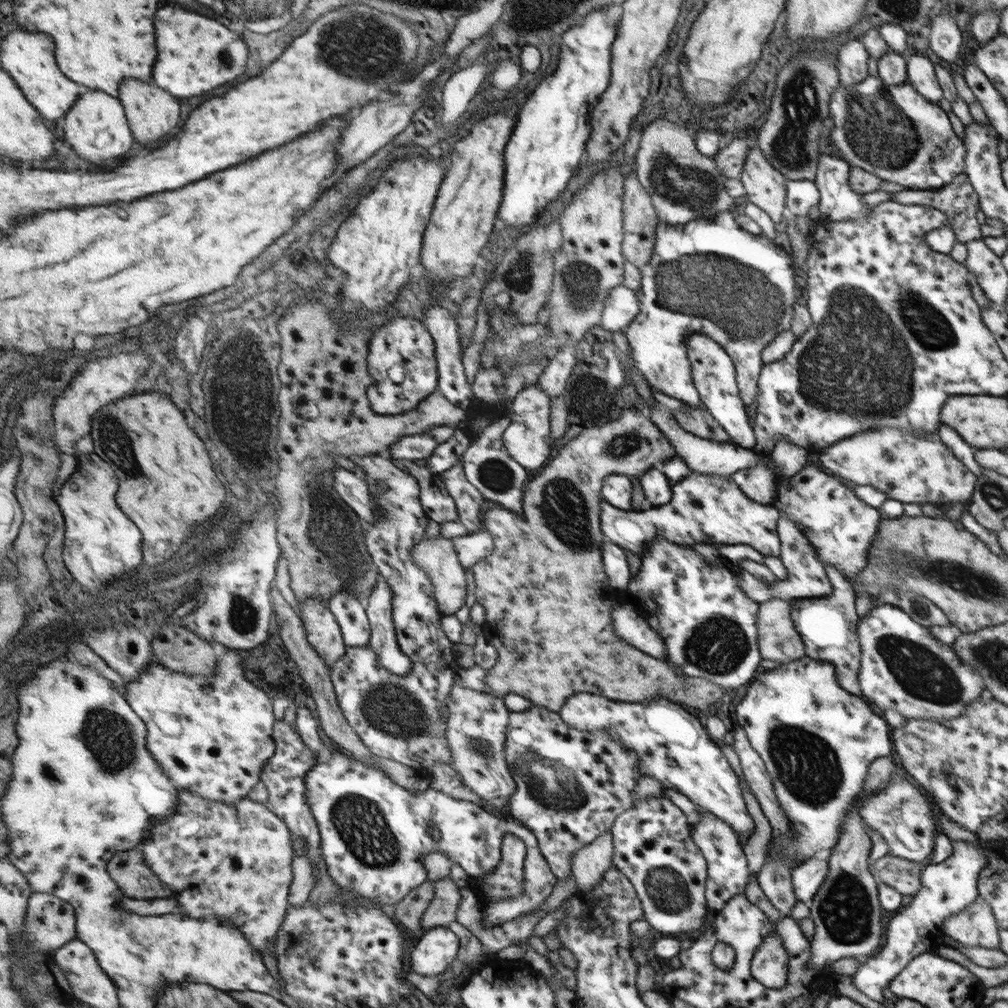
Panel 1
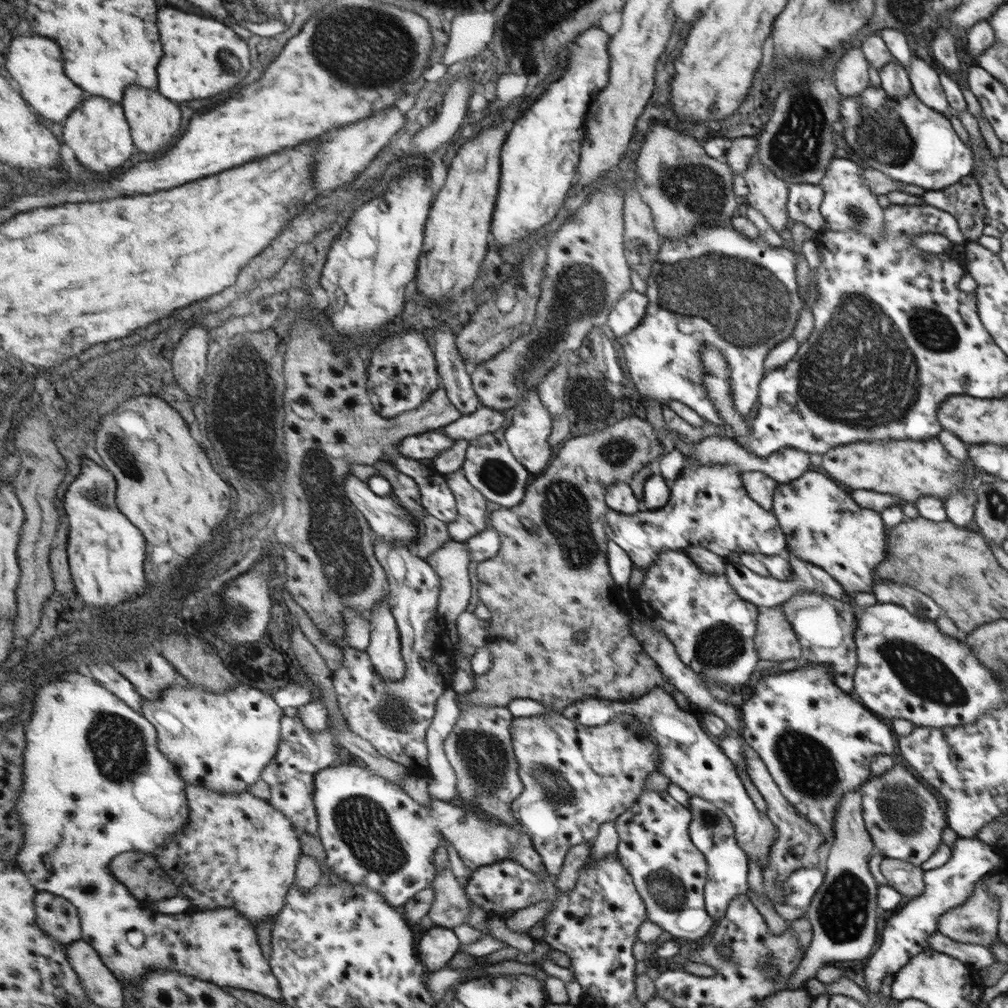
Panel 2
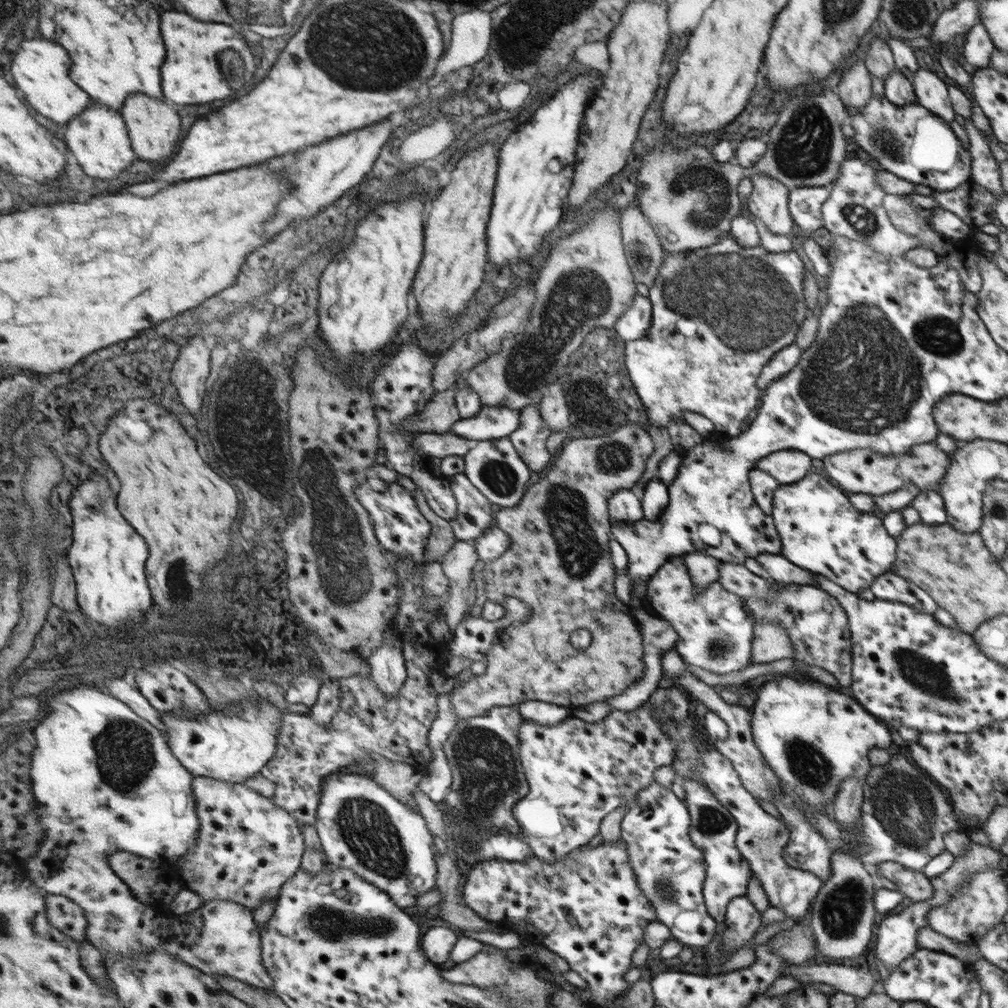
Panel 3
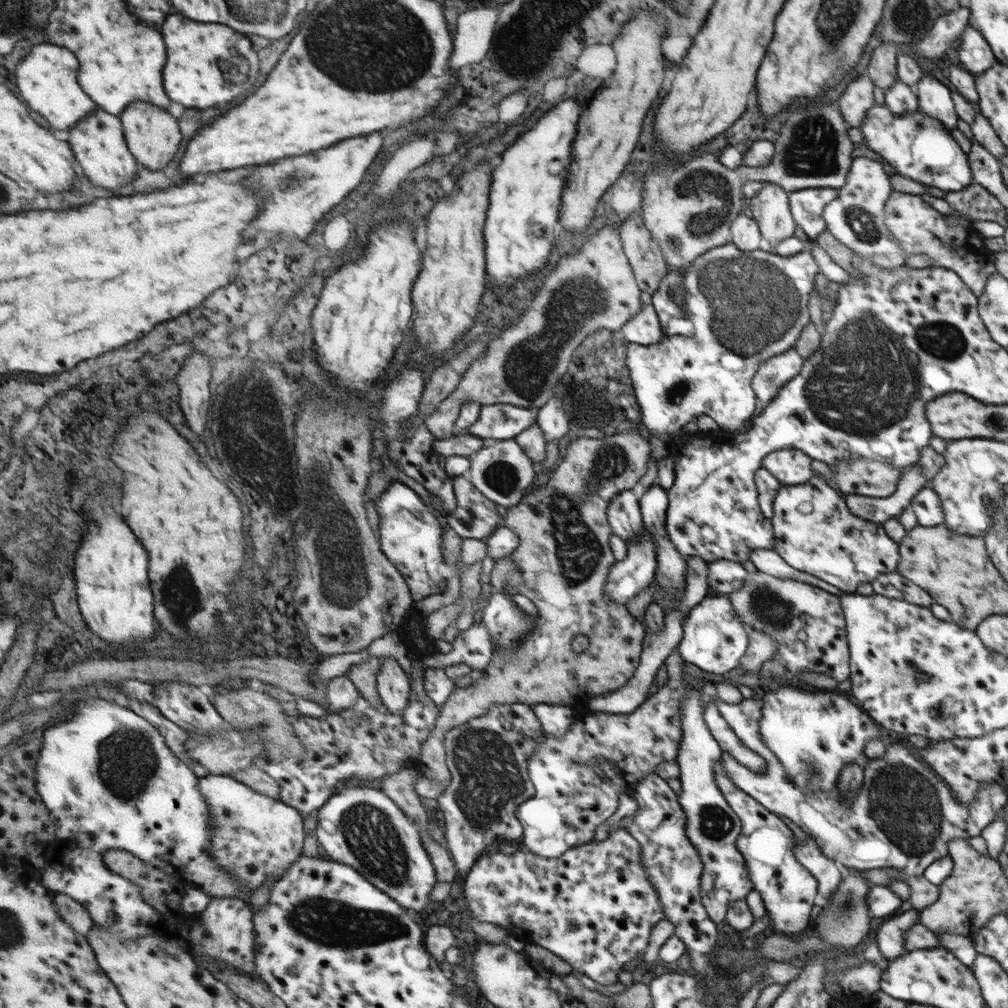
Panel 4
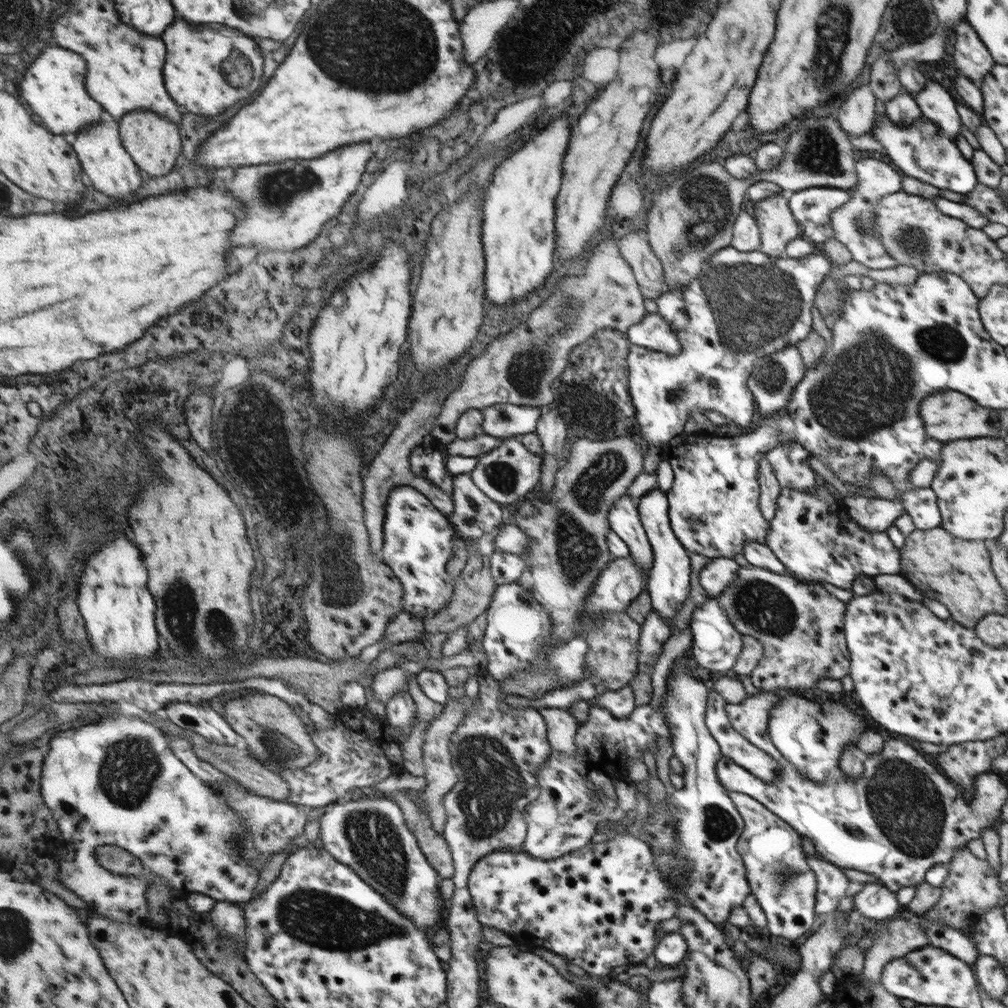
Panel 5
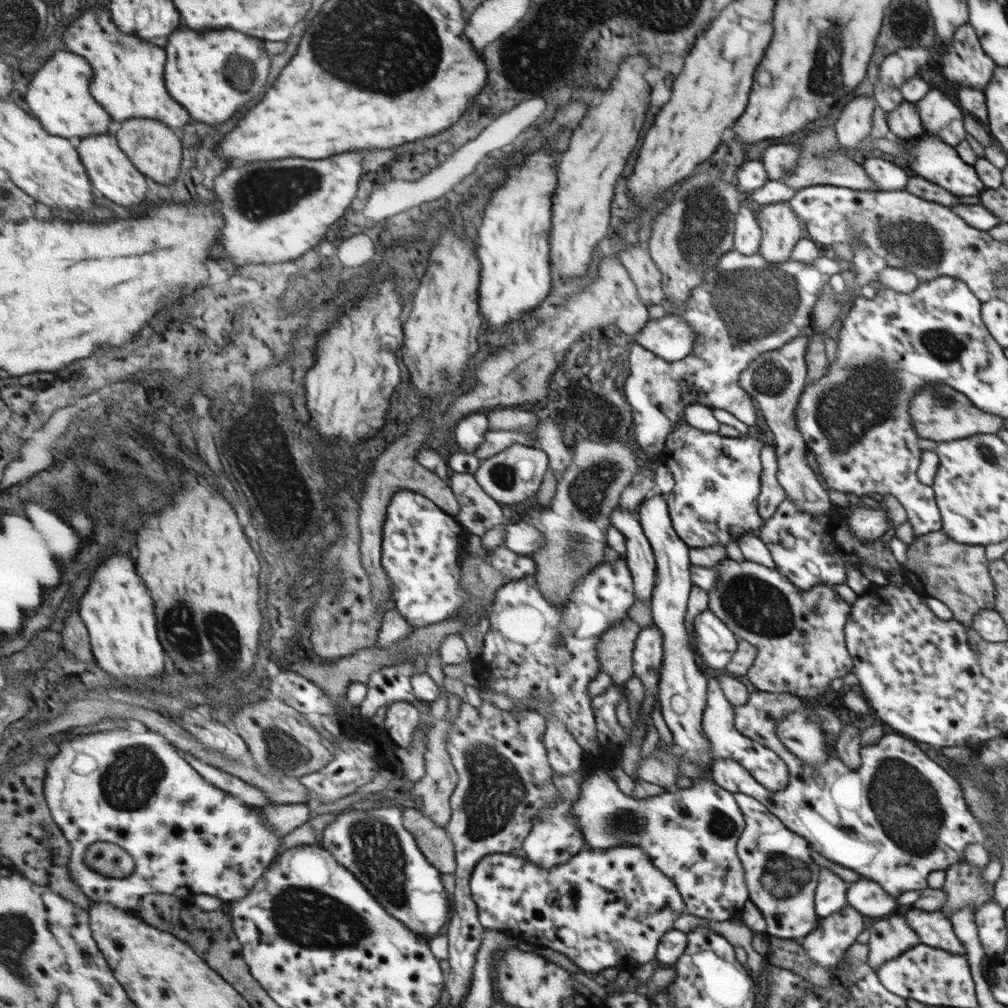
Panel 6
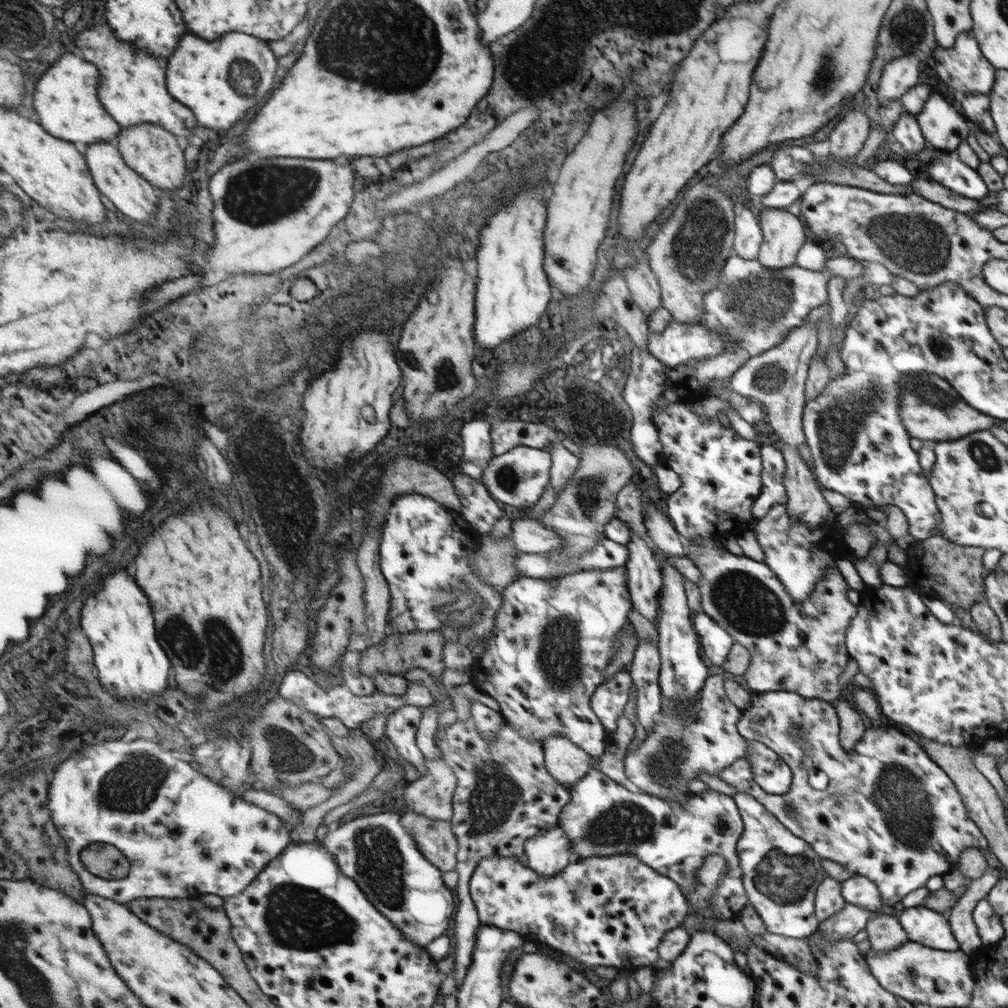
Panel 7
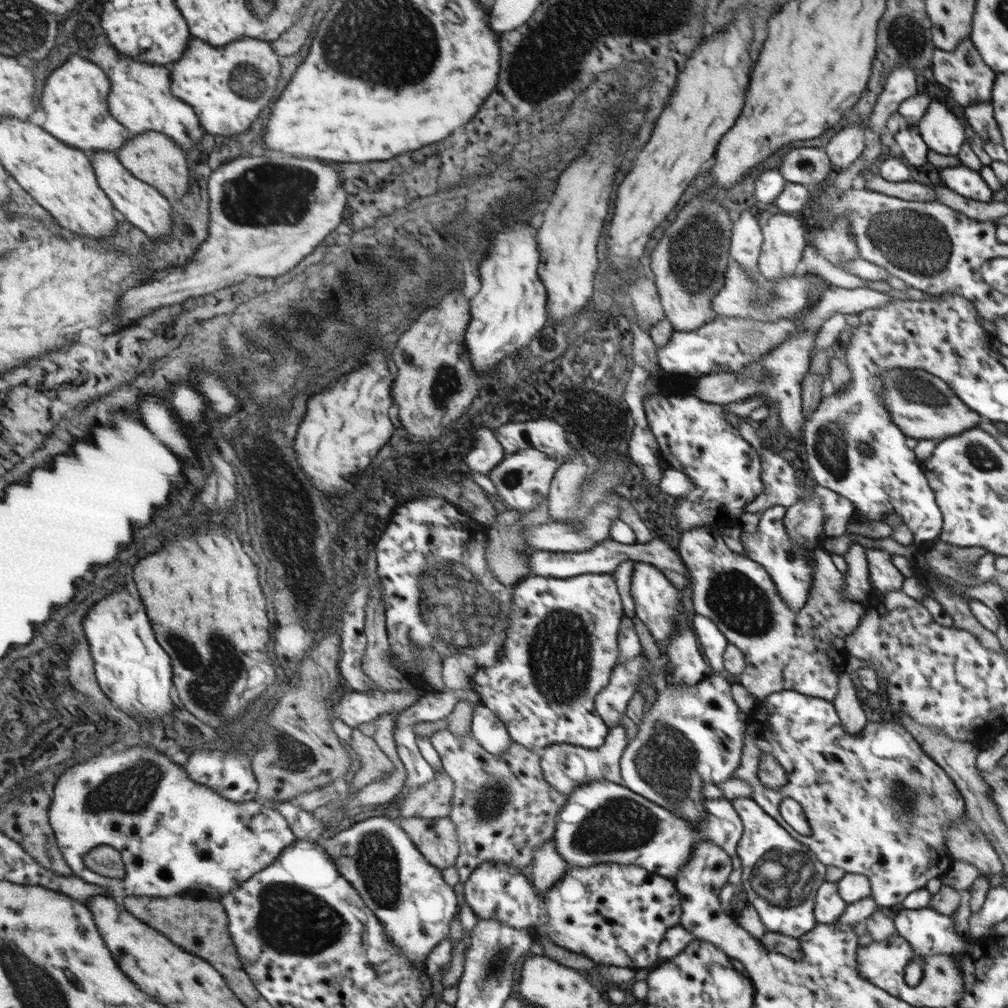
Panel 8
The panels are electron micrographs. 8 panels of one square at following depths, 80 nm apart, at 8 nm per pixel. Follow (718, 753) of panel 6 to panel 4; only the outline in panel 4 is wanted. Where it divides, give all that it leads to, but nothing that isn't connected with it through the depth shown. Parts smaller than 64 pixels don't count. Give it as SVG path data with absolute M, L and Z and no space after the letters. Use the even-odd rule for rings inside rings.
M714 702L705 707L704 717L708 731L712 733L721 749L731 753L747 770L755 773L765 772L765 760L740 741L736 733L729 728Z

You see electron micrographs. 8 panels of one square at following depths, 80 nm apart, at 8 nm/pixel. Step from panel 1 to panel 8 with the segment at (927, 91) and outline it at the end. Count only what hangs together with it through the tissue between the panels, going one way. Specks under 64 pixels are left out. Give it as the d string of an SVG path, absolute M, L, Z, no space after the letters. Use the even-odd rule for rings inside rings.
M931 101L927 105L915 127L928 150L937 154L957 156L965 138L961 122L939 101Z

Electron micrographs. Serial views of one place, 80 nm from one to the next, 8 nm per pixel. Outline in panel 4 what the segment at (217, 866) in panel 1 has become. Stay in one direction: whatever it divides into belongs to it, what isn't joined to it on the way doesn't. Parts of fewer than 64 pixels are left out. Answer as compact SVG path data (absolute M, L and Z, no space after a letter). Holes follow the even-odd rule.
M209 774L200 778L199 787L208 800L214 820L211 855L238 880L242 888L246 888L248 894L253 894L267 882L272 882L269 886L272 890L304 854L308 834L305 833L305 818L300 809L258 793L233 776Z

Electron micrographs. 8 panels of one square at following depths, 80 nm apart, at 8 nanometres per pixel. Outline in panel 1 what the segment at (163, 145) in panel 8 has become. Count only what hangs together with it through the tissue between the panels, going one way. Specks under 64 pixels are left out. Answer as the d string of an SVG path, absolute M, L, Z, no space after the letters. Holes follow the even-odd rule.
M129 78L125 82L121 82L119 97L126 108L133 134L143 144L161 142L163 138L171 136L175 132L175 126L179 126L179 122L181 122L179 100L155 84L149 84L149 82L137 80L137 78Z

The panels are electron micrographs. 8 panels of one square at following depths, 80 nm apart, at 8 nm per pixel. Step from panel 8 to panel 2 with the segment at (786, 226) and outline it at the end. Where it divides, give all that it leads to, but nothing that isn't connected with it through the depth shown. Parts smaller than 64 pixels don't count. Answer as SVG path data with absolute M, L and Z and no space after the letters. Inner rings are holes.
M757 160L751 161L741 175L748 190L747 204L758 210L773 230L785 234L785 181Z

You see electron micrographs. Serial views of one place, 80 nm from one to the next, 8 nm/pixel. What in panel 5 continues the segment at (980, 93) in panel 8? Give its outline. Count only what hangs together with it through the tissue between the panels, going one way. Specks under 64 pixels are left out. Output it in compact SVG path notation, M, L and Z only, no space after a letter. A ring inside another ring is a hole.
M965 20L955 26L951 38L955 39L955 44L953 44L953 54L948 57L948 60L955 63L957 75L964 75L980 89L981 80L995 63L989 51L981 44L977 34Z

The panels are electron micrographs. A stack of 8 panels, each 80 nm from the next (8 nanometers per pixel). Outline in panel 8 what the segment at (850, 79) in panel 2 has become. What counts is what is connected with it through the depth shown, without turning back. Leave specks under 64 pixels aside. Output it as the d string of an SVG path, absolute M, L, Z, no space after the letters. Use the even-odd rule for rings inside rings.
M848 123L829 138L825 148L833 173L849 168L851 162L861 154L864 136L864 128L859 123Z

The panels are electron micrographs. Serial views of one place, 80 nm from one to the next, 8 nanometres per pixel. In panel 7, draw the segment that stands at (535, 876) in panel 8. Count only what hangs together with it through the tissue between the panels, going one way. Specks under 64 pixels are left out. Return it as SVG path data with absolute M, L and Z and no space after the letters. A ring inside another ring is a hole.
M560 819L553 828L530 836L524 844L528 855L527 867L542 877L556 875L572 861L572 844L559 823Z

